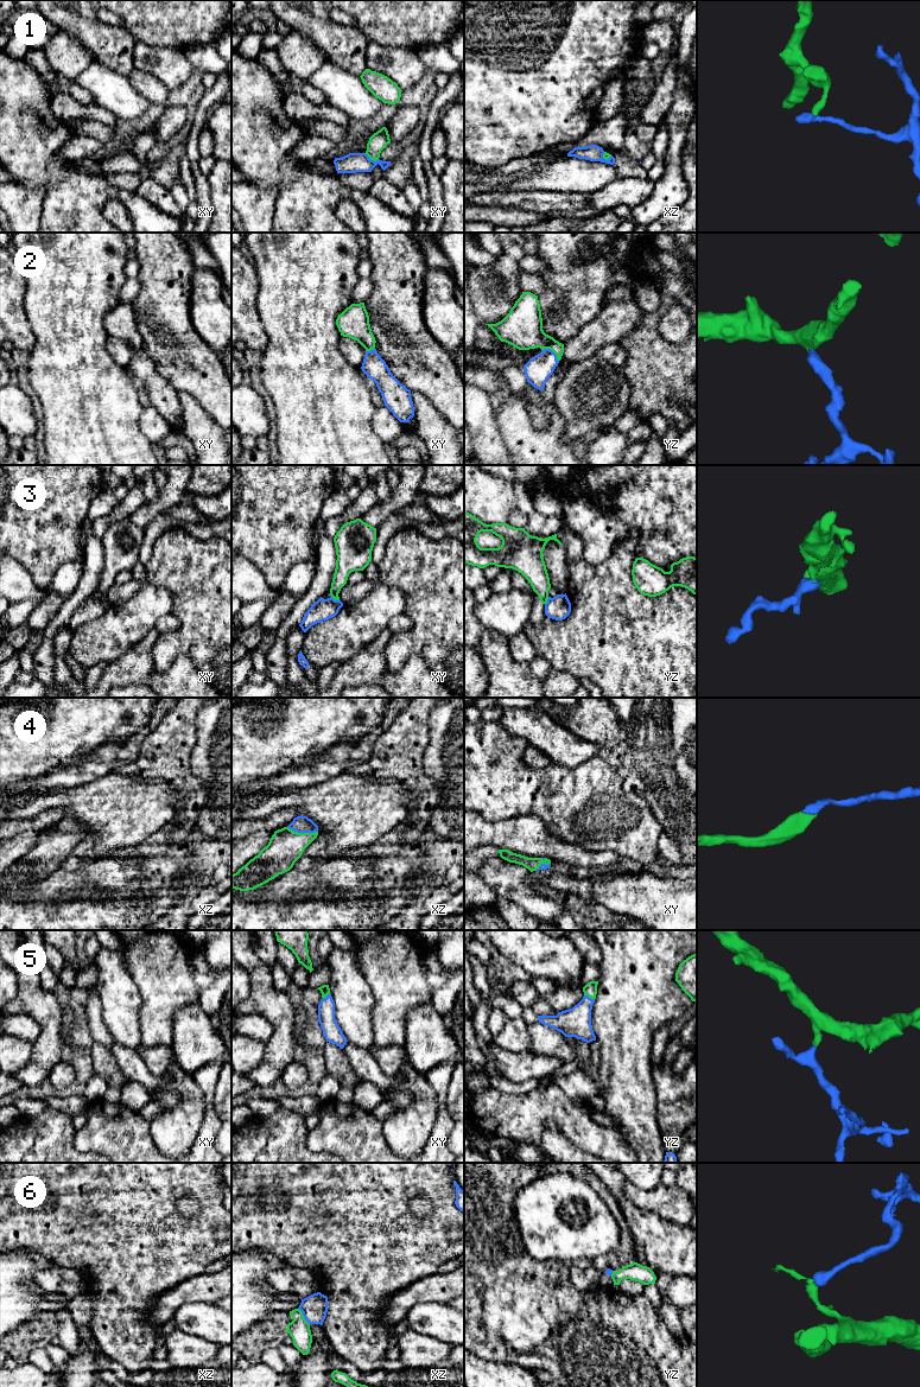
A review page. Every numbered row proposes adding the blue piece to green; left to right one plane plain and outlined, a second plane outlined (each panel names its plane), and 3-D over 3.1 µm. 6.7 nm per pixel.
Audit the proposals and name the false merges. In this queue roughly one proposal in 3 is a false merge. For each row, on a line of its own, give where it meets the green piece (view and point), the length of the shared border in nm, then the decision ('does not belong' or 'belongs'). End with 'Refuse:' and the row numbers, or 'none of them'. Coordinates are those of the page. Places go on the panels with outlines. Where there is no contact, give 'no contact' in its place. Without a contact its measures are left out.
1: xy (372, 159) | 110 nm | does not belong
2: yz (552, 350) | 150 nm | belongs
3: xy (335, 599) | 70 nm | does not belong
4: xz (303, 833) | 220 nm | belongs
5: yz (589, 997) | 80 nm | belongs
6: xz (303, 1316) | 140 nm | does not belong
Refuse: 1, 3, 6

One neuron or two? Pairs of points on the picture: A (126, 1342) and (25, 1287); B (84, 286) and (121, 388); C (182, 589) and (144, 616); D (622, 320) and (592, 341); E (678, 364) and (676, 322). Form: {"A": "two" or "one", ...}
{"A": "two", "B": "one", "C": "two", "D": "one", "E": "two"}

